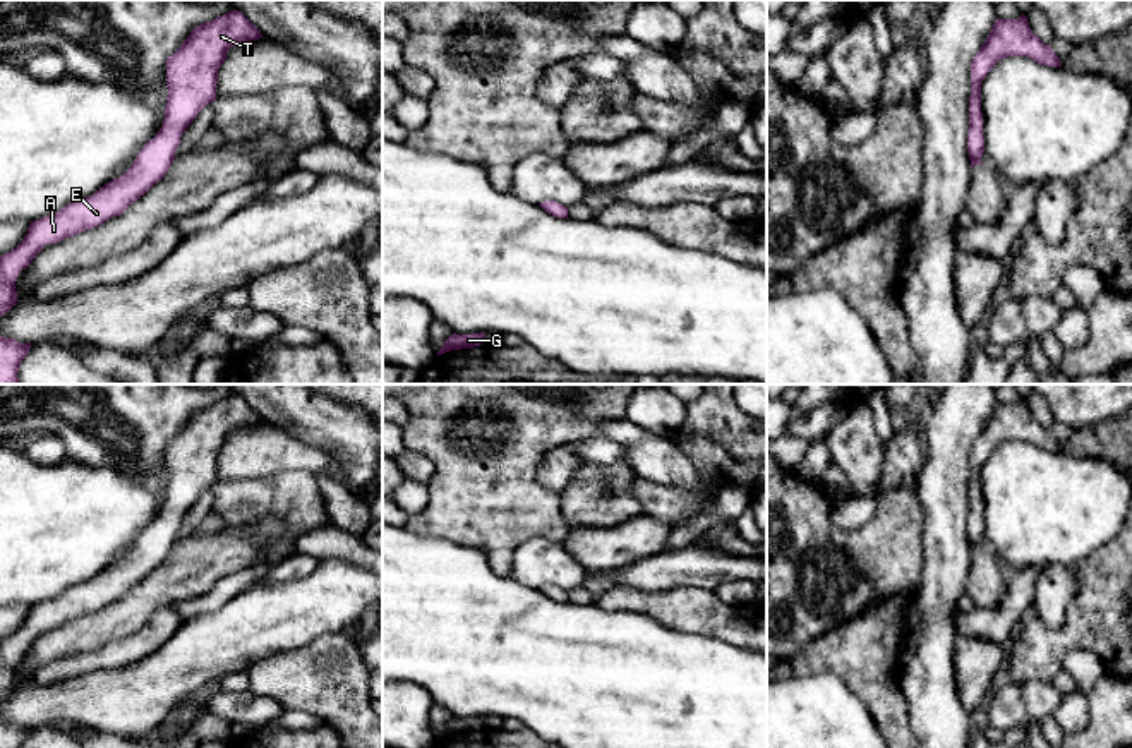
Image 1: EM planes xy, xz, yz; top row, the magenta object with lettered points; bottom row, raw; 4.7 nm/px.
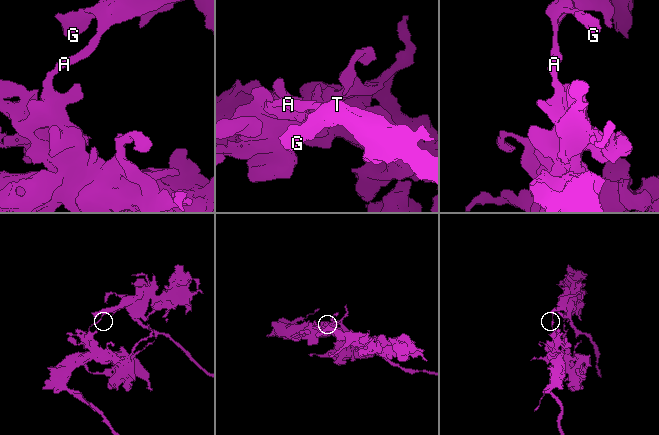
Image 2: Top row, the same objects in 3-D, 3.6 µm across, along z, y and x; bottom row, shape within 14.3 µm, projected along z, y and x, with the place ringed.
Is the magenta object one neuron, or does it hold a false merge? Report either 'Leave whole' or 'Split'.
Split

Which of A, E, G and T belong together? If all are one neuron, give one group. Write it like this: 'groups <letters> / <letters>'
groups A E / G T

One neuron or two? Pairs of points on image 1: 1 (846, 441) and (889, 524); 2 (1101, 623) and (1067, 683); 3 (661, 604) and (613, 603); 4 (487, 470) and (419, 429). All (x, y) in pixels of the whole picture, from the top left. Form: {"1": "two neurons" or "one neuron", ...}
{"1": "two neurons", "2": "two neurons", "3": "one neuron", "4": "one neuron"}

